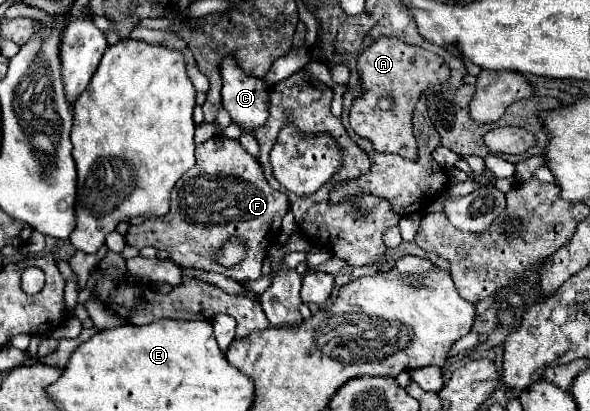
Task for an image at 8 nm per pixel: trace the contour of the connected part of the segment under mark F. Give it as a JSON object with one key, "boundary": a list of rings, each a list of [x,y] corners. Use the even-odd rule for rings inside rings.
{"boundary":[[[216,135],[196,147],[196,165],[184,173],[178,181],[178,185],[172,189],[172,205],[170,211],[164,217],[146,219],[140,225],[132,225],[126,233],[126,243],[130,247],[142,249],[146,245],[152,245],[156,249],[166,249],[170,253],[170,259],[180,267],[192,267],[192,269],[204,269],[226,273],[234,281],[254,281],[262,277],[262,259],[266,257],[266,251],[272,243],[278,241],[280,235],[280,223],[282,217],[288,213],[288,197],[276,189],[272,189],[264,177],[264,171],[256,159],[252,159],[240,145],[240,141],[226,139],[224,135]],[[230,235],[240,235],[248,243],[248,255],[242,263],[238,263],[234,269],[224,269],[212,259],[212,251],[222,245],[224,239]]]}

